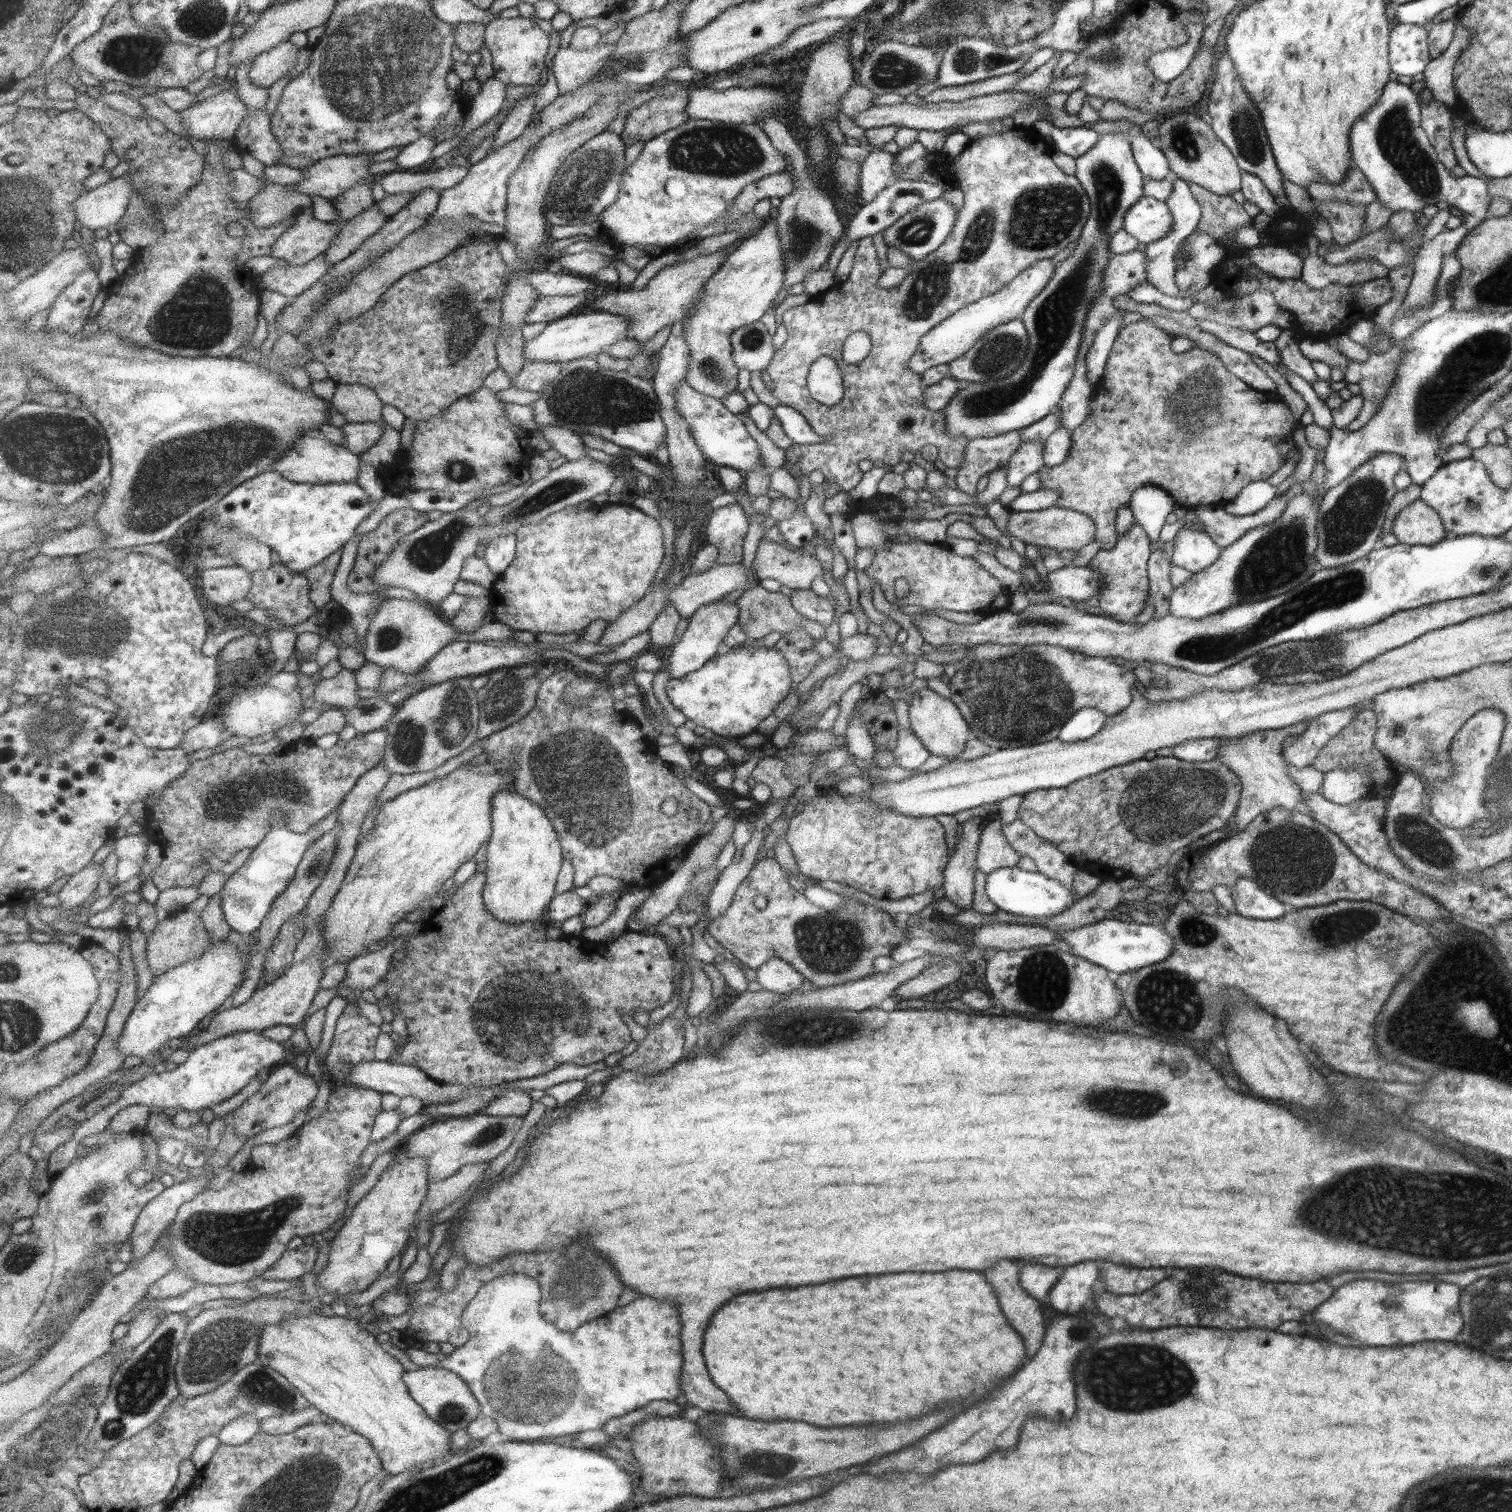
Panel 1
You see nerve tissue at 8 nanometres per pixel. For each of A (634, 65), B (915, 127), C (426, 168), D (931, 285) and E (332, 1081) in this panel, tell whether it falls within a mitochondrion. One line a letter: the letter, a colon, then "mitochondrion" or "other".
A: mitochondrion
B: other
C: other
D: mitochondrion
E: other

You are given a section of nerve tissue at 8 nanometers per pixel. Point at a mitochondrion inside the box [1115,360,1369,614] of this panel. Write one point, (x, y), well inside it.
(1279, 559)

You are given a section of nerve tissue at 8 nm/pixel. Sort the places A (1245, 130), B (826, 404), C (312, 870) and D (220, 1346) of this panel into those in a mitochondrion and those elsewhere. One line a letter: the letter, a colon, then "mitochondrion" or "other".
A: mitochondrion
B: other
C: mitochondrion
D: mitochondrion

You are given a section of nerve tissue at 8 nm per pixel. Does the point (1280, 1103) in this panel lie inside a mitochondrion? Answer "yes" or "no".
no

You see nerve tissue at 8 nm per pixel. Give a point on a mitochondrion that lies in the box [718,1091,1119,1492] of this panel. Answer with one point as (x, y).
(755, 1465)

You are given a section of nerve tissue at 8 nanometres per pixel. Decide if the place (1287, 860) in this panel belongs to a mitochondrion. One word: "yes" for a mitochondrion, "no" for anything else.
yes

